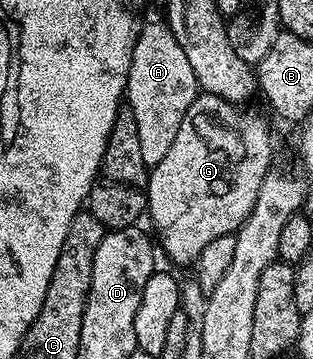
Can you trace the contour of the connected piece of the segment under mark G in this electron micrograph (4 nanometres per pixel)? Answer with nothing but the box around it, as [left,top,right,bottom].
[146,93,270,266]

